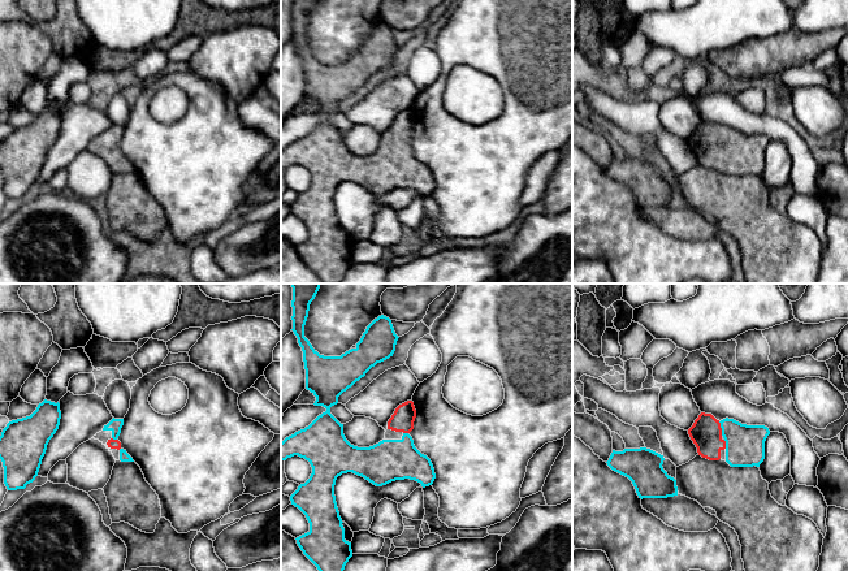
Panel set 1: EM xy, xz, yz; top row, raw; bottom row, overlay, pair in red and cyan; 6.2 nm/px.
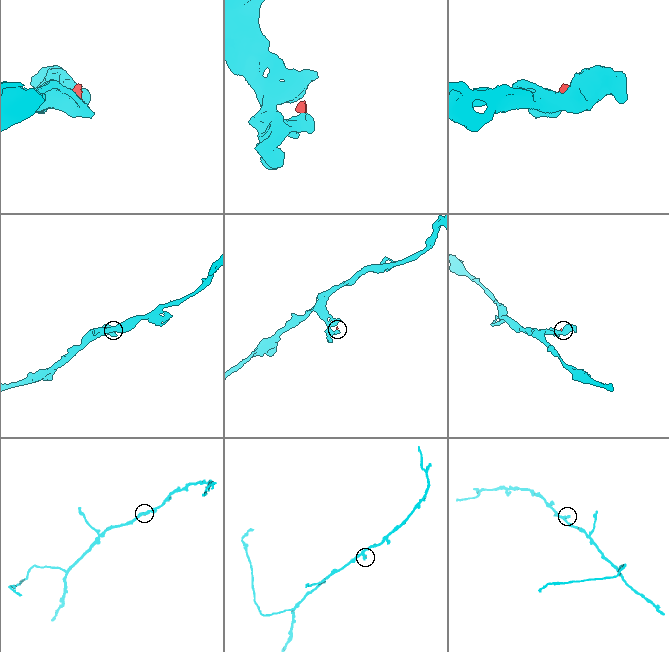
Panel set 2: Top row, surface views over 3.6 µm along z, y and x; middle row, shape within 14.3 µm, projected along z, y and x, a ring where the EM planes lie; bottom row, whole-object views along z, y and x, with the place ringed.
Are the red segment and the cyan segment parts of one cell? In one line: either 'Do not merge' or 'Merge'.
Merge

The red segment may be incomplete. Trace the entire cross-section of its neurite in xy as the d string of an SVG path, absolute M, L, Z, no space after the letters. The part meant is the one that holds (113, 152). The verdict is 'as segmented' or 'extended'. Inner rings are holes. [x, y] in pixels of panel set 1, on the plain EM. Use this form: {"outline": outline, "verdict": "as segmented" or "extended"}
{"outline": "M112 127L107 134L104 134L103 139L111 139L112 147L108 148L107 153L111 157L117 157L120 160L120 169L121 170L134 170L133 166L121 156L121 151L117 148L121 137L124 134L124 127Z", "verdict": "extended"}

